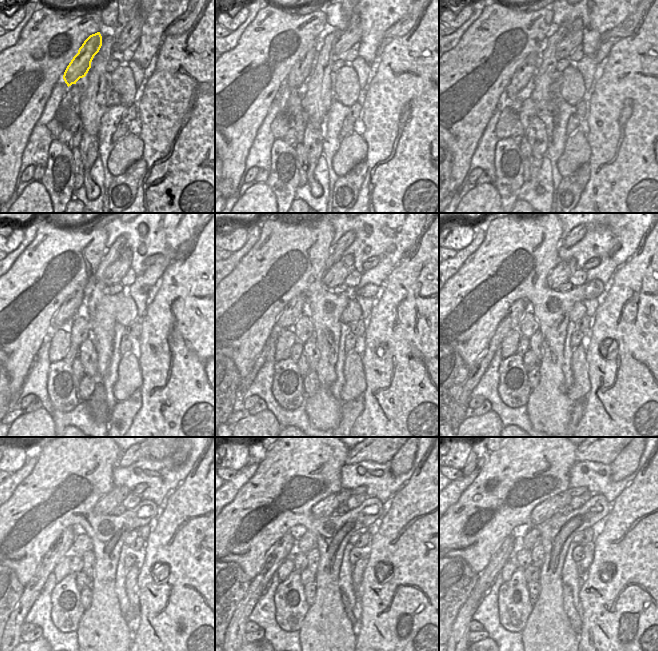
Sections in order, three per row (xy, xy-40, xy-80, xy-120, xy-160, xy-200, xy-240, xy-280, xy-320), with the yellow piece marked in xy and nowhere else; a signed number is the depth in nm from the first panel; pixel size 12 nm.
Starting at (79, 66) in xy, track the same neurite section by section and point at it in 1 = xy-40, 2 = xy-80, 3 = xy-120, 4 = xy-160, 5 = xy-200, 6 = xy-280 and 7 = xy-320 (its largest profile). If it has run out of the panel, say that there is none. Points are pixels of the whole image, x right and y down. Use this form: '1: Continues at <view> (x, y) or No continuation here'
1: Continues at xy-40 (301, 71)
2: Continues at xy-80 (526, 71)
3: Continues at xy-120 (67, 311)
4: Continues at xy-160 (293, 309)
5: Continues at xy-200 (511, 320)
6: Continues at xy-280 (283, 548)
7: Continues at xy-320 (460, 630).

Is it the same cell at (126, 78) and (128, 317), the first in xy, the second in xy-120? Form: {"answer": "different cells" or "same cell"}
{"answer": "same cell"}

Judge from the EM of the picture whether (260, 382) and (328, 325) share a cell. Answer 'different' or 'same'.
different

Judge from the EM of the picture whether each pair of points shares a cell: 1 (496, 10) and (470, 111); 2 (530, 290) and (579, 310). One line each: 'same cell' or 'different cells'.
1: same cell
2: different cells

